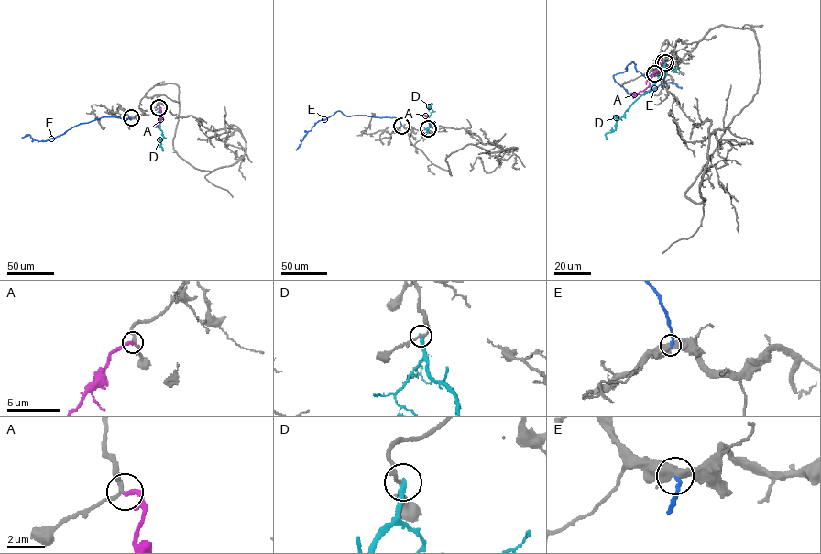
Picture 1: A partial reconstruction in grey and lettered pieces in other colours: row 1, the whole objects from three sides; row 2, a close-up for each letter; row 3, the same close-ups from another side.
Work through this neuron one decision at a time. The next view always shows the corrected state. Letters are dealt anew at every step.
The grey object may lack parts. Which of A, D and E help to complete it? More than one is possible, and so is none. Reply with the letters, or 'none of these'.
A

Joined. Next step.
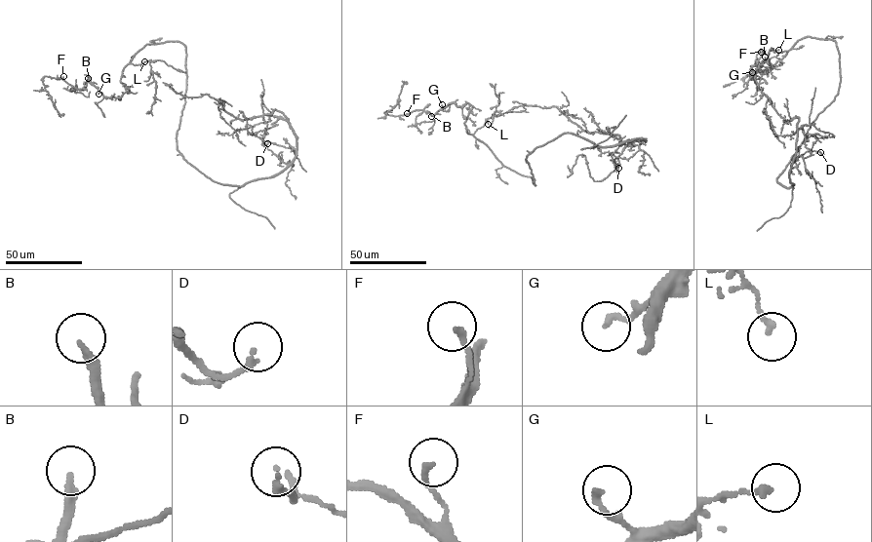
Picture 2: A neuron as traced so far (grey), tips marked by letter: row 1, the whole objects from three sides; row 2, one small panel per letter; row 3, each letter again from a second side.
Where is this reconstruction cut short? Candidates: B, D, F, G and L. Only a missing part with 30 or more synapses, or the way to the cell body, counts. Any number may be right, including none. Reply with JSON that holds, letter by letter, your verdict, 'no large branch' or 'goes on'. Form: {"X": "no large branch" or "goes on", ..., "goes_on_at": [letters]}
{"B": "goes on", "D": "no large branch", "F": "no large branch", "G": "no large branch", "L": "no large branch", "goes_on_at": ["B"]}

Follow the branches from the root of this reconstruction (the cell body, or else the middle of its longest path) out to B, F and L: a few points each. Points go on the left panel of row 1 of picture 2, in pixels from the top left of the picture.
B: (179, 123), (186, 79), (182, 43), (145, 45), (124, 68), (126, 91), (118, 97), (105, 97), (88, 78)
F: (179, 123), (186, 74), (178, 42), (138, 51), (118, 97), (63, 76)
L: (179, 123), (186, 86), (185, 47), (176, 41), (145, 45), (129, 63), (140, 64), (144, 61)

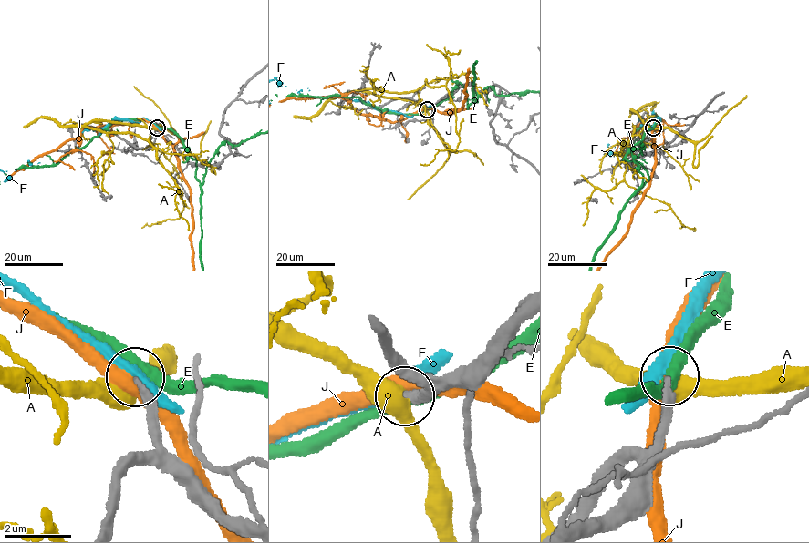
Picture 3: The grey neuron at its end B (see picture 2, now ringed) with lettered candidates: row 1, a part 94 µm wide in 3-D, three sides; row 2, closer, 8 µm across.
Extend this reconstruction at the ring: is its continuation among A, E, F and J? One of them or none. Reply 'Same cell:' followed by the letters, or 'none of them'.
Same cell: none of them

